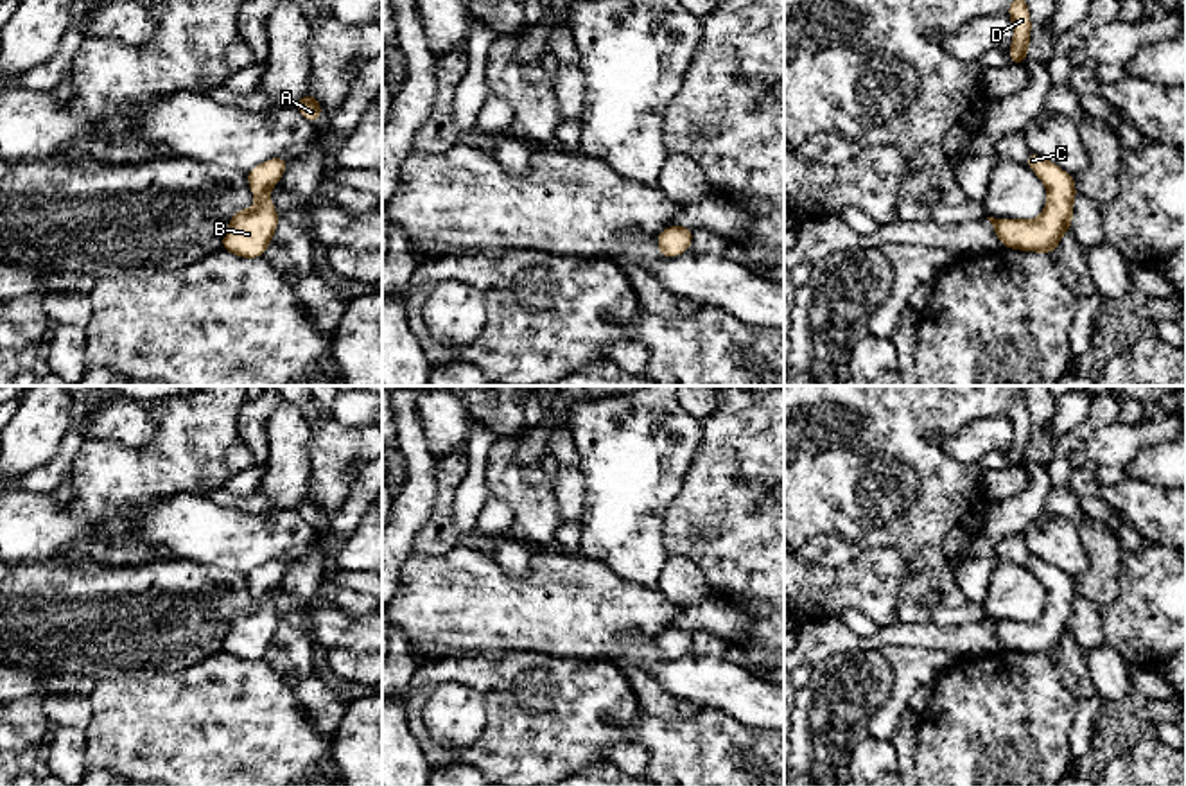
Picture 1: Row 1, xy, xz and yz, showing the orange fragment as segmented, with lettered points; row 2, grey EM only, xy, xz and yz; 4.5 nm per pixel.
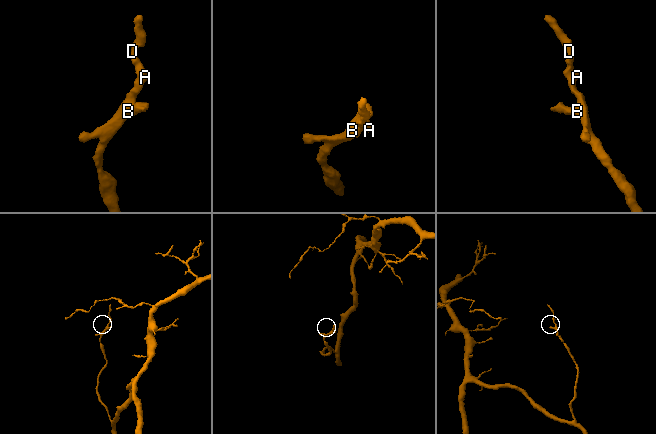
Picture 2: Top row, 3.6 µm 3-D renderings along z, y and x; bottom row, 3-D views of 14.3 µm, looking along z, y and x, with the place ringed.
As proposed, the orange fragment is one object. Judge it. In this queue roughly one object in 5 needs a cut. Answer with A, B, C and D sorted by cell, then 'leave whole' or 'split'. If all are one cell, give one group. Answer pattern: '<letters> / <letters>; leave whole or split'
A B C D; leave whole

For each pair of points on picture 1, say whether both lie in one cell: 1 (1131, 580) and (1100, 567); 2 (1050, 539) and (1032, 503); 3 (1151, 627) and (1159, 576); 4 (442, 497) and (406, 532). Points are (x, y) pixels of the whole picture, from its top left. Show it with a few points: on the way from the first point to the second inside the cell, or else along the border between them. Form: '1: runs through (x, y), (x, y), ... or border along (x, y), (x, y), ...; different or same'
1: border along (1122, 550), (1118, 596), (1100, 609); different
2: border along (1043, 510), (1021, 533); different
3: runs through (1158, 614), (1159, 589); same
4: border along (433, 462), (435, 506), (413, 542); different

